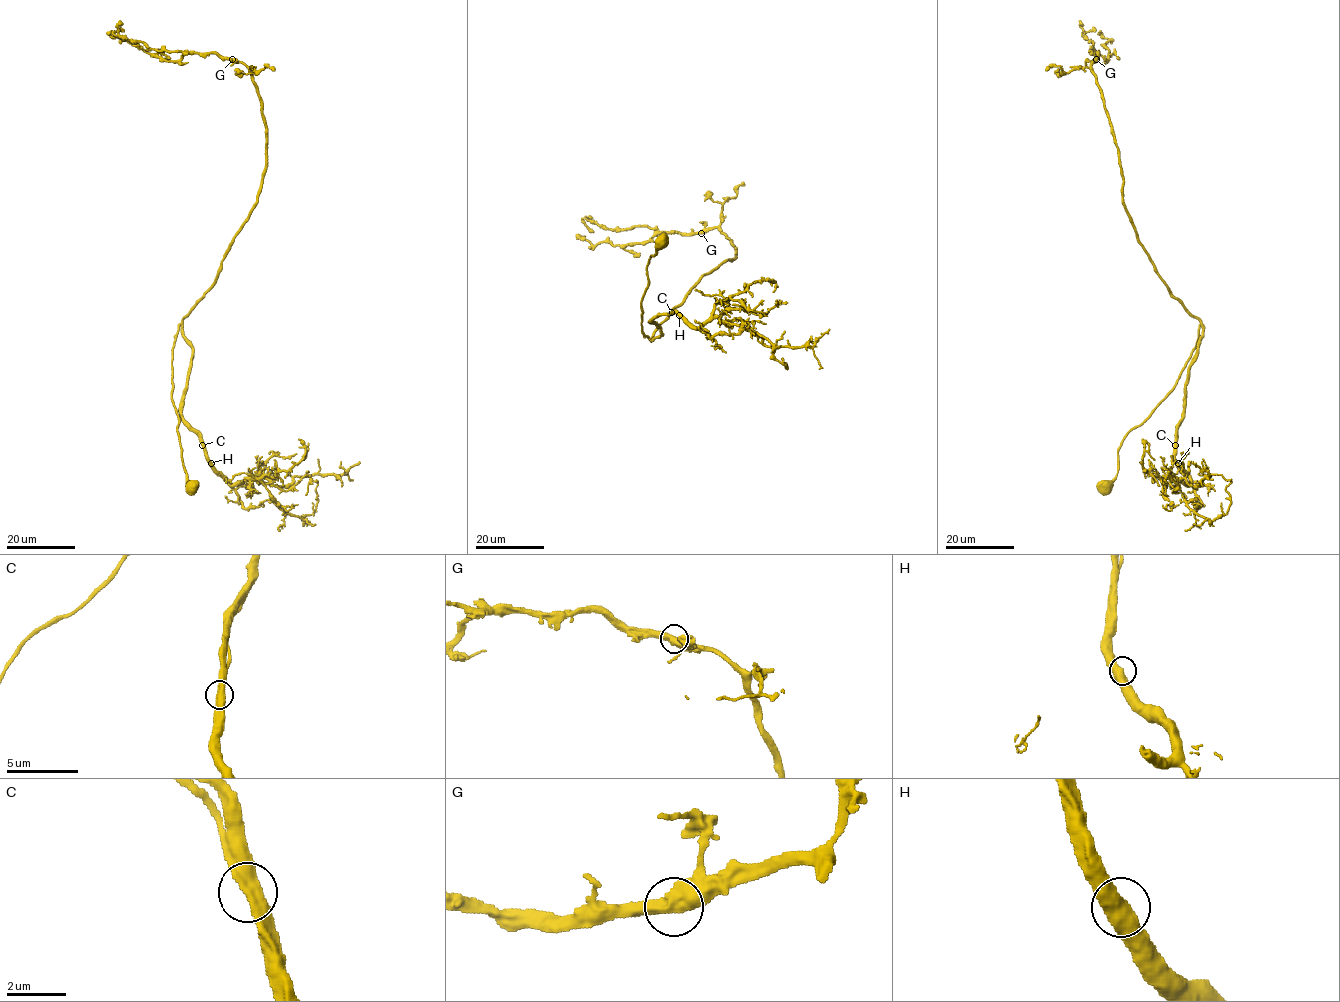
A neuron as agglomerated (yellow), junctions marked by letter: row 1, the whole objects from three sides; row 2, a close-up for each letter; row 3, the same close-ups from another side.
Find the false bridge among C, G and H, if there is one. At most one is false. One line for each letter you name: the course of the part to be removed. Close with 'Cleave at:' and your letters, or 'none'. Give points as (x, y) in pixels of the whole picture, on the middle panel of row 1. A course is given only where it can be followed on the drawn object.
Cleave at: none

